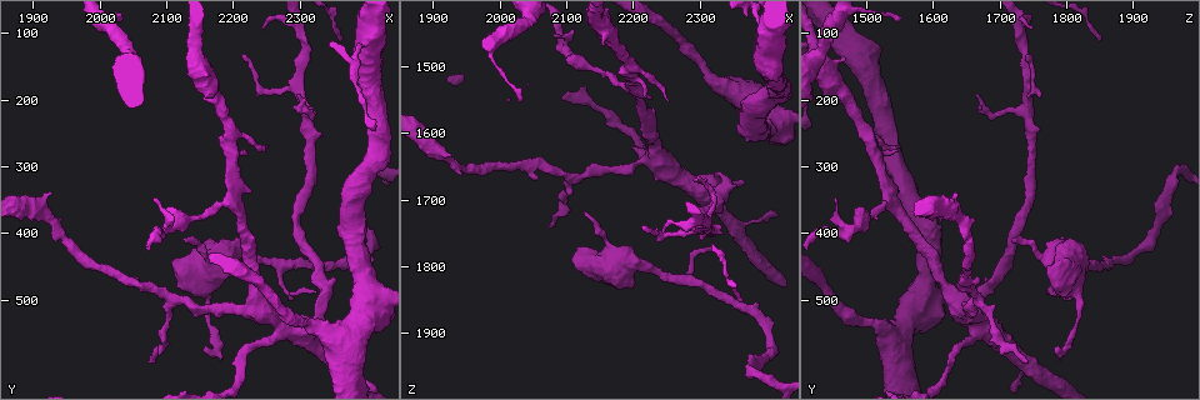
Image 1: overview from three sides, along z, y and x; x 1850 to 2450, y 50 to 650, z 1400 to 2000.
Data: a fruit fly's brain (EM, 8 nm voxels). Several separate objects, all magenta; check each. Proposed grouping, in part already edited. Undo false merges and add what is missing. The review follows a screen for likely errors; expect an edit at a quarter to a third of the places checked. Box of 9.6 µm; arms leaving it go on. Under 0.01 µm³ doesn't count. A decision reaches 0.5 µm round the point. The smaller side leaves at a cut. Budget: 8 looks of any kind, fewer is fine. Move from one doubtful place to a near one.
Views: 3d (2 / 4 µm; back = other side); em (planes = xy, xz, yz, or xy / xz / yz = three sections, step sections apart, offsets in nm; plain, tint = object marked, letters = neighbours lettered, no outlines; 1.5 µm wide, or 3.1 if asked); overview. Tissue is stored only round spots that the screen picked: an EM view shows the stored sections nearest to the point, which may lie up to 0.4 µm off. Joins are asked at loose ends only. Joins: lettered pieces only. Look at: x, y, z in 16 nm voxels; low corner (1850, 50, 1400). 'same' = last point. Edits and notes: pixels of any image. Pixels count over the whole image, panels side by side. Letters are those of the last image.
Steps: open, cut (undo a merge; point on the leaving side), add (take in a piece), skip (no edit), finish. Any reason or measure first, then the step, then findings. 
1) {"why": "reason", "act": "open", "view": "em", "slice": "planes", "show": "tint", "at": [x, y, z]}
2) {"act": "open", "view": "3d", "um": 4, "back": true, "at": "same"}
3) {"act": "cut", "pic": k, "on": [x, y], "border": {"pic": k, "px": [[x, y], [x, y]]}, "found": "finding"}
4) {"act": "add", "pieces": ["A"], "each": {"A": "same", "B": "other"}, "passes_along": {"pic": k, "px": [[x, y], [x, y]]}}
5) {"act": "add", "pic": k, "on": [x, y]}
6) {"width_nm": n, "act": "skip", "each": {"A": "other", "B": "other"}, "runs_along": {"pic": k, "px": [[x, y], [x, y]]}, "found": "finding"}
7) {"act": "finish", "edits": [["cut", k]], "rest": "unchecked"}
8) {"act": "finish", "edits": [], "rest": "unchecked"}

{"why": "thin end", "act": "open", "view": "3d", "um": 4, "at": [2130, 405, 1715]}

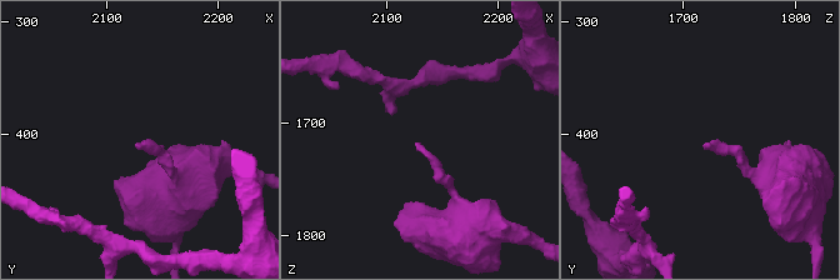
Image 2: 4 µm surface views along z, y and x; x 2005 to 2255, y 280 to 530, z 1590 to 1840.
{"act": "open", "view": "em", "slice": "yz", "step": 8, "show": "tint", "at": [2128, 408, 1720]}

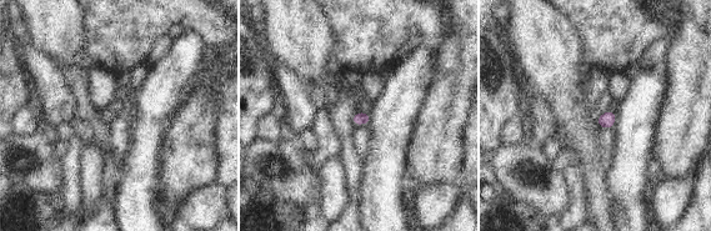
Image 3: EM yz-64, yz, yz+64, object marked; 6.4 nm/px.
{"act": "open", "view": "em", "slice": "planes", "show": "letters", "at": "same"}

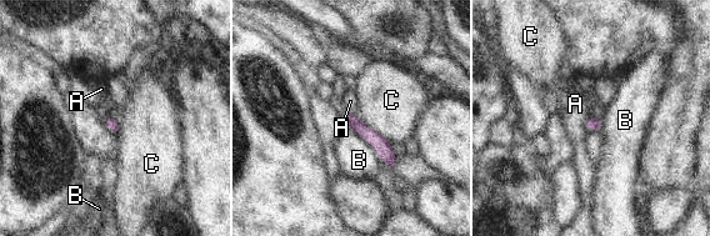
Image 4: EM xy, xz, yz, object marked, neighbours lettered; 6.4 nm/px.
{"longest_contact_nm": ["B", 300], "act": "skip", "each": {"A": "other", "B": "other", "C": "other"}, "found": "none of them fits"}

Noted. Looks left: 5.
{"act": "open", "view": "em", "slice": "planes", "show": "plain", "at": [2095, 395, 1475]}

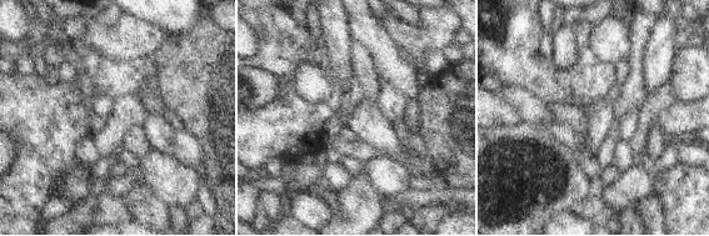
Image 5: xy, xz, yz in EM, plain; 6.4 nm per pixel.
{"act": "open", "view": "em", "slice": "planes", "show": "letters", "at": "same"}

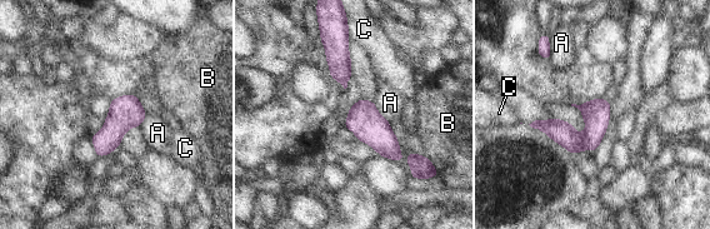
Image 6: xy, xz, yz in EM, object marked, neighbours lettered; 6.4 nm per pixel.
{"width_nm": 180, "act": "skip", "each": {"A": "other", "B": "other", "C": "other"}, "border": {"pic": 6, "px": [[374, 103], [378, 111], [389, 122]]}, "found": "all the same cell"}

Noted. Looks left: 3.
{"why": "an open end", "act": "open", "view": "em", "slice": "xz", "step": 4, "show": "tint", "at": [2245, 90, 1745]}

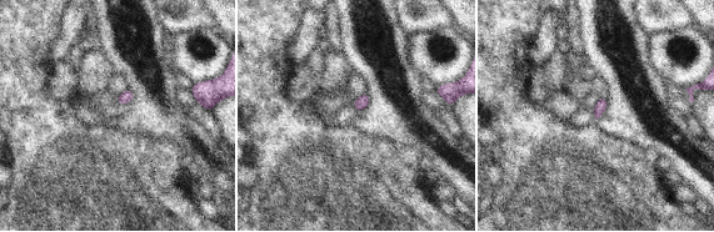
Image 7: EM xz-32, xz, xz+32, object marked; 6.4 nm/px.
{"why": "see the neighbours", "act": "open", "view": "em", "slice": "xz", "step": 4, "show": "letters", "at": "same"}

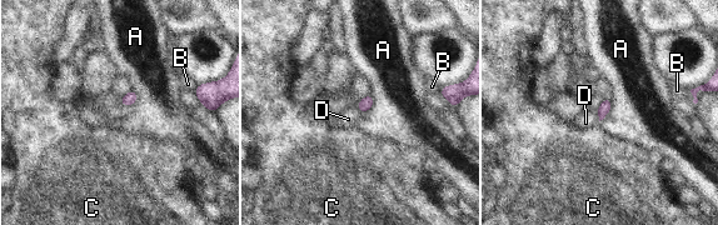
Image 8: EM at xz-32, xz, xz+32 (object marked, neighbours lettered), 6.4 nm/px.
{"act": "skip", "each": {"A": "other", "B": "other", "C": "other", "D": "other"}, "border": {"pic": 8, "px": [[596, 111], [599, 120]]}, "found": "none of them fits"}

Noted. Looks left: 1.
{"act": "finish", "edits": [], "rest": "unchecked"}

